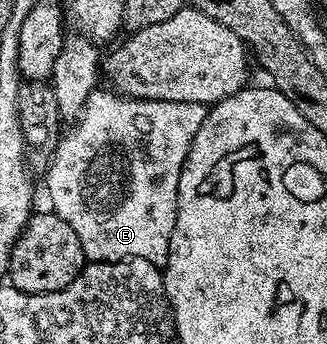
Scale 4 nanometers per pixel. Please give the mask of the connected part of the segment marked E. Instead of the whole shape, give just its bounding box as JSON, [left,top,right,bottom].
[46,90,208,266]

